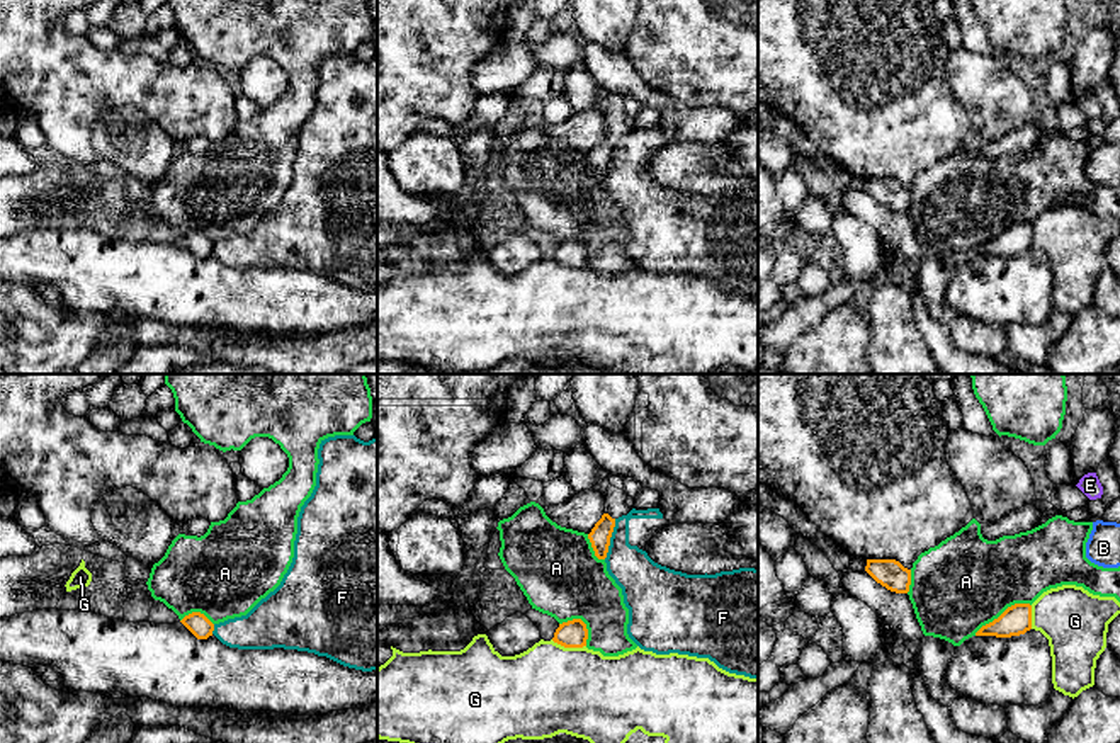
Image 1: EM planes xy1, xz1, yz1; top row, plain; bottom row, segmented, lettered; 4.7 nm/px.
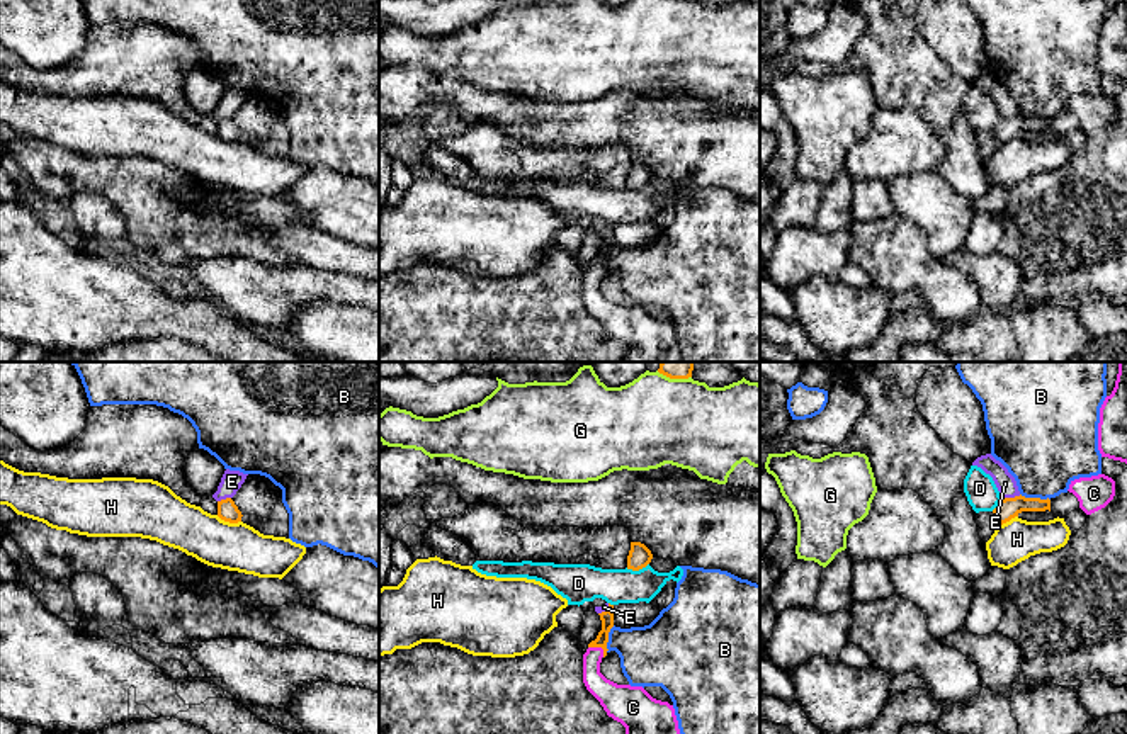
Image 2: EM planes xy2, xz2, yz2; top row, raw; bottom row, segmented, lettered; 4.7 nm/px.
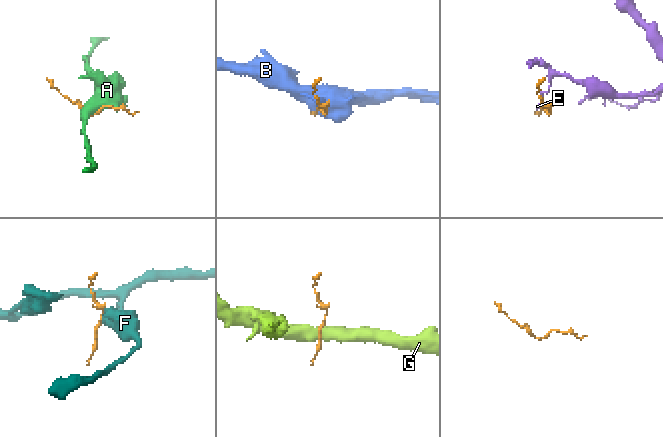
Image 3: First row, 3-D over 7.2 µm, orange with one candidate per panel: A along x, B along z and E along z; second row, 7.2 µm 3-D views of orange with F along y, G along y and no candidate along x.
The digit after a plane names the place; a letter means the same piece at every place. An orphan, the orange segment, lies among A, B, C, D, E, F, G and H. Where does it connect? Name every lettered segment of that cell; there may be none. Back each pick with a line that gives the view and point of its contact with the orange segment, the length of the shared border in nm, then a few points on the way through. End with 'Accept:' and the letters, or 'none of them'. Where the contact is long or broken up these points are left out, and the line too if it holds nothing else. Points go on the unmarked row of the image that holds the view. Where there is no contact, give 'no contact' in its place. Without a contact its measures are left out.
C: xz2 (599, 265) | 90 nm
Accept: C

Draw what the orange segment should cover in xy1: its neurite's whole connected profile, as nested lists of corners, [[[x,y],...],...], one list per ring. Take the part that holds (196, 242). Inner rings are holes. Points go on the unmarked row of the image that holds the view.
[[[192,231],[180,240],[197,258],[212,255],[214,243],[201,231]]]

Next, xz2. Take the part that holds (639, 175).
[[[631,161],[627,175],[627,189],[639,190],[646,187],[653,178],[651,170],[641,161]]]

